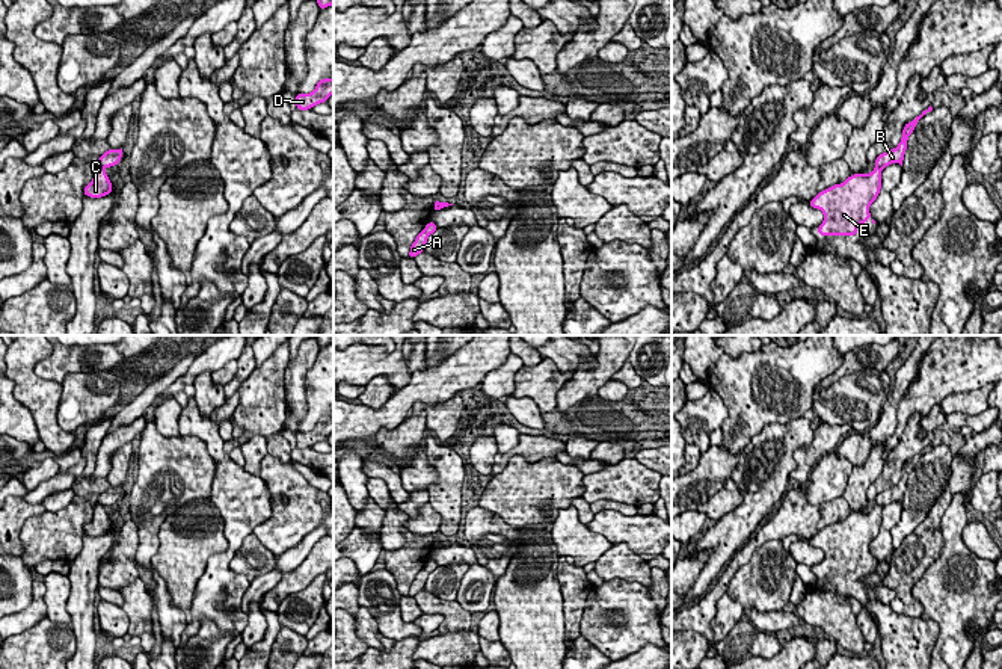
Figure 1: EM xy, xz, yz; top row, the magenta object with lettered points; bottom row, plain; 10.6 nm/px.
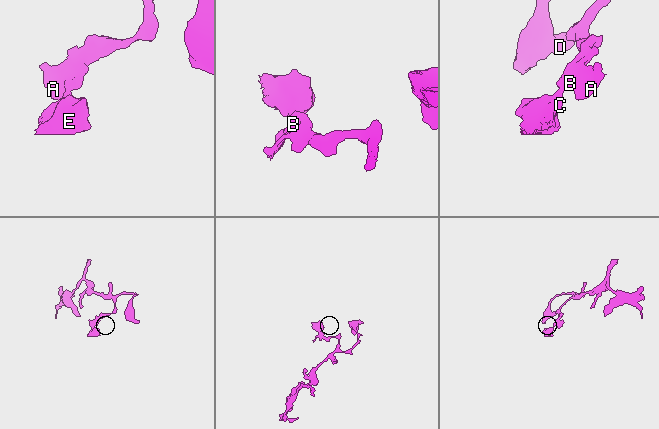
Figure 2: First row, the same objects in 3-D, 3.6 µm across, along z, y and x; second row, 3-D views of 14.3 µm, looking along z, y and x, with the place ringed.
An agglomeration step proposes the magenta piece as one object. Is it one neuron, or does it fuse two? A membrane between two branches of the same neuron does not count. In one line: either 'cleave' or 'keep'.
cleave

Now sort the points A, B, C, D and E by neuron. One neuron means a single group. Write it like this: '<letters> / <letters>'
A B D / C E

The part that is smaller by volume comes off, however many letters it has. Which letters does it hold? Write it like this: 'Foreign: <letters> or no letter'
Foreign: C, E

